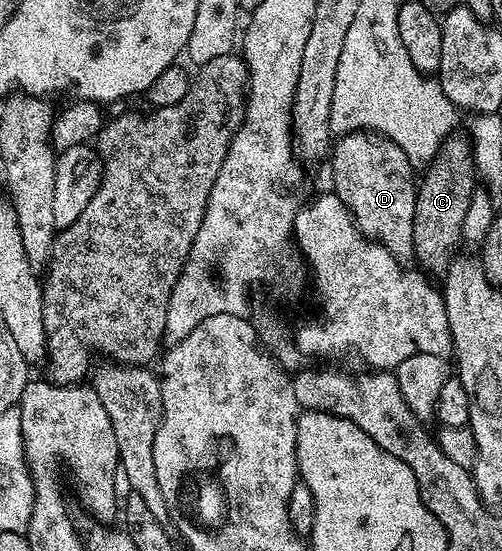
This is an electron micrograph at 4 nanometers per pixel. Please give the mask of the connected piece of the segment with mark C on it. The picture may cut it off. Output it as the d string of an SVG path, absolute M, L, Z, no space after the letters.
M452 134L444 140L426 165L427 173L421 176L415 189L413 256L419 259L418 267L432 277L442 277L450 266L455 246L459 246L463 239L462 222L465 220L465 212L469 210L470 198L477 189L472 141L459 135Z

